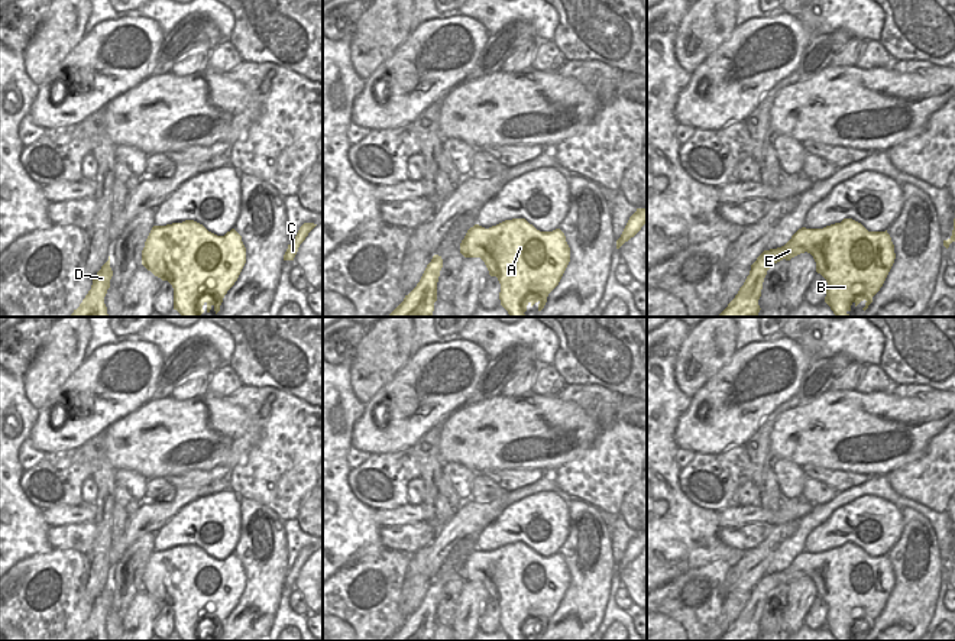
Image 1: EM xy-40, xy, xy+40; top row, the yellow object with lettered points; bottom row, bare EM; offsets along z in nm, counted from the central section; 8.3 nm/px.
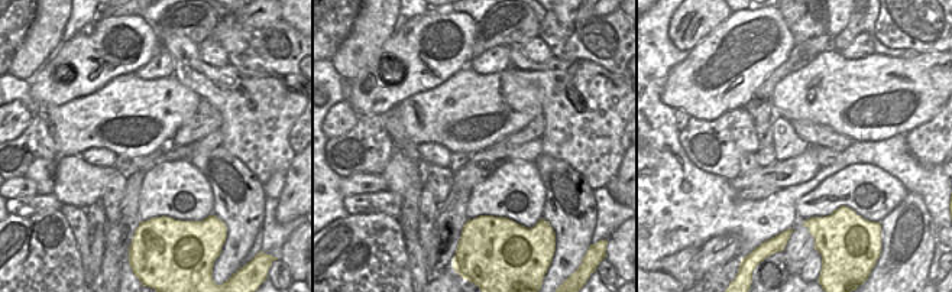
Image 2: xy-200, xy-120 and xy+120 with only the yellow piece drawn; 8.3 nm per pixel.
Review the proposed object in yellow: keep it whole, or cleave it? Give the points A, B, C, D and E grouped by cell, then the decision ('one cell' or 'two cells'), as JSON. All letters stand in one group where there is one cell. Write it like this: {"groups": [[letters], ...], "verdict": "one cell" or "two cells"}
{"groups": [["A", "B", "C", "D", "E"]], "verdict": "one cell"}

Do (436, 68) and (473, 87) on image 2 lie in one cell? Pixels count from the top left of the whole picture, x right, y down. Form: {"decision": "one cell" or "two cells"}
{"decision": "two cells"}

